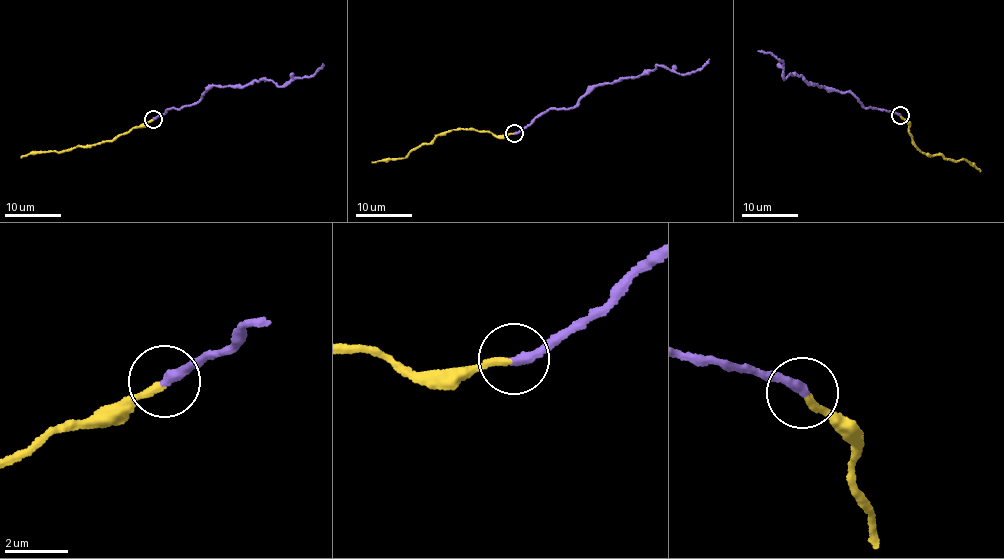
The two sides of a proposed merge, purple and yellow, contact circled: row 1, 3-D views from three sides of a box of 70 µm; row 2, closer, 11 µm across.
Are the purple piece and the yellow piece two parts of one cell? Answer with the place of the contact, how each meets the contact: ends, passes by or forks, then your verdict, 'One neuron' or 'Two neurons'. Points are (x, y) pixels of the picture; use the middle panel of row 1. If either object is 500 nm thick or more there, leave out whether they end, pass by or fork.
Place: (514, 133). At the ring purple ends. At the ring yellow ends. One neuron

